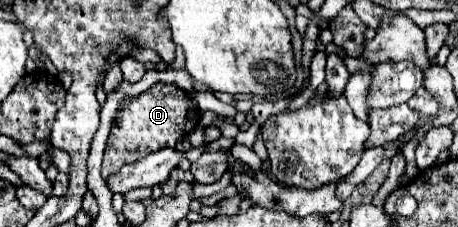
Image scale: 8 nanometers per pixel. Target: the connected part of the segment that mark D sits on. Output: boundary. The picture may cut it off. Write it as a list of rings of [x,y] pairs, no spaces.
[[[157,82],[147,92],[125,100],[117,112],[117,122],[111,128],[103,154],[103,178],[117,172],[121,166],[143,160],[147,154],[161,148],[173,148],[185,134],[191,134],[199,124],[201,110],[195,100],[175,84]]]

